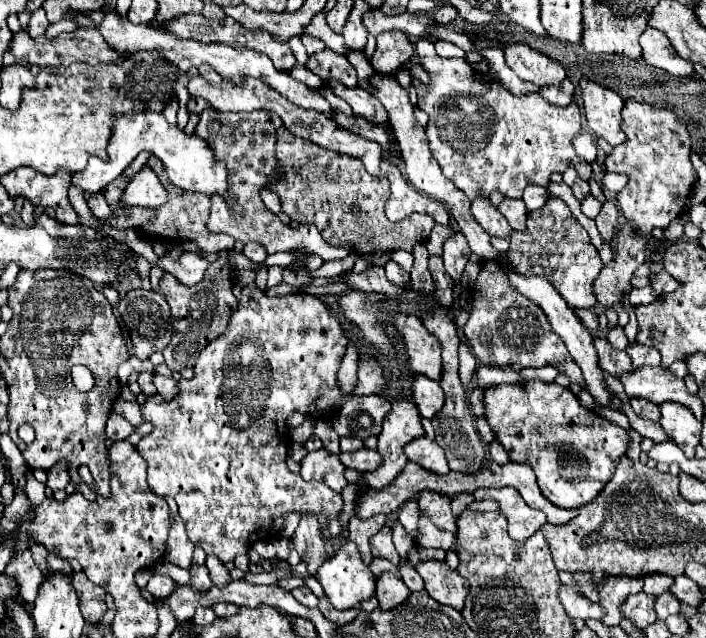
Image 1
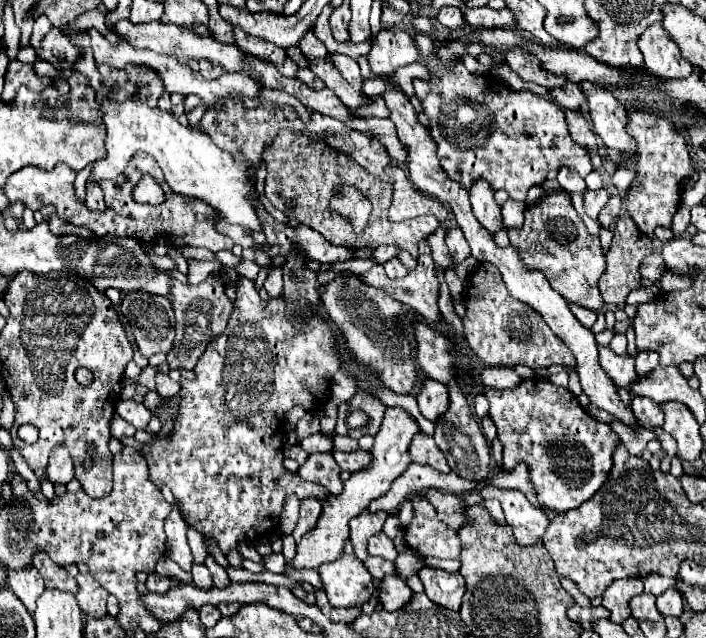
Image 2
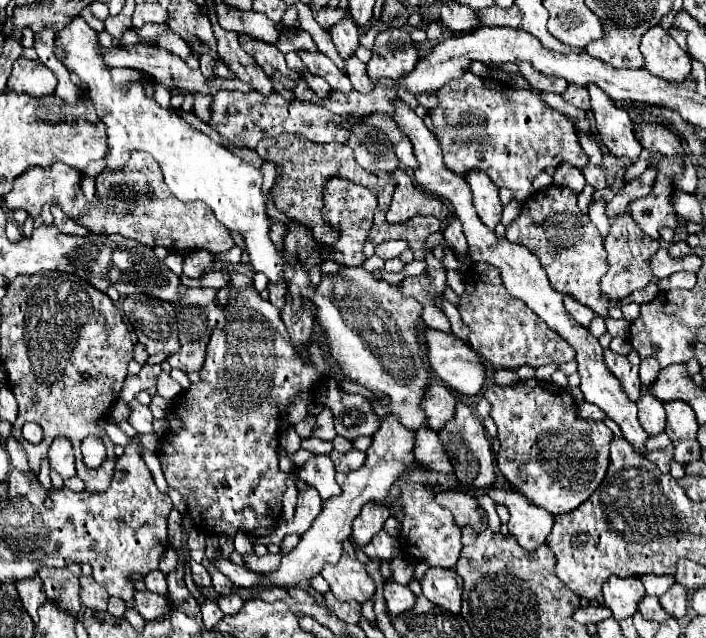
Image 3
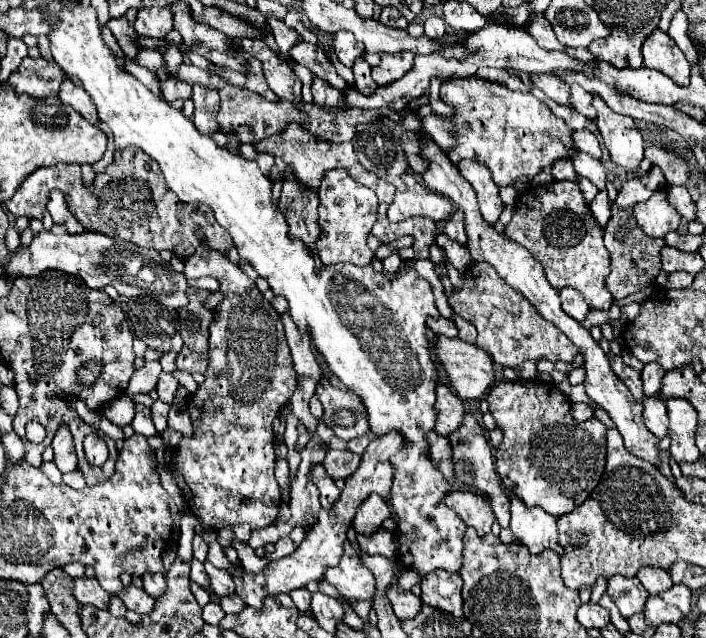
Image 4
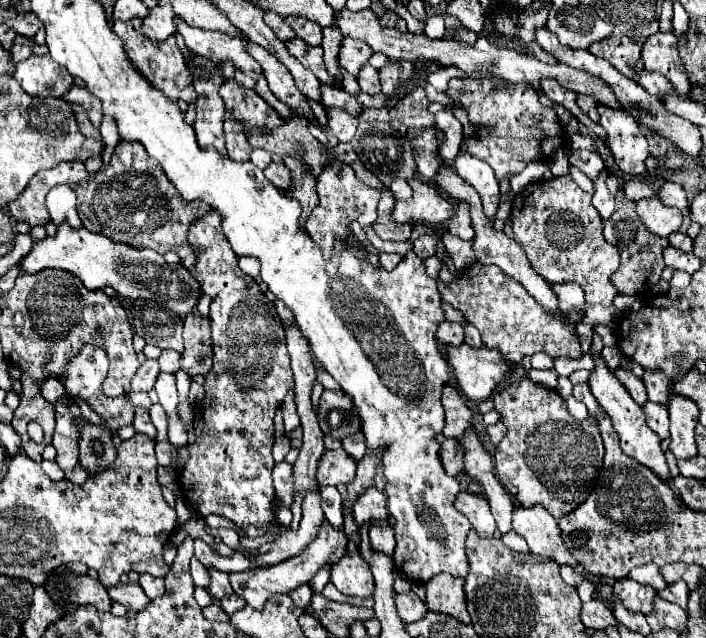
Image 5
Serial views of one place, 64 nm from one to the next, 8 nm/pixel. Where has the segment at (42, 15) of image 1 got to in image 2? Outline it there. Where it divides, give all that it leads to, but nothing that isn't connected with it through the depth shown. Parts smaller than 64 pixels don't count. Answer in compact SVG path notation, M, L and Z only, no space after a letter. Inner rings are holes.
M38 16L36 22L34 22L34 32L32 32L30 44L32 44L34 48L38 48L38 46L40 46L40 40L50 32L50 28L52 28L52 24L46 20L46 16Z

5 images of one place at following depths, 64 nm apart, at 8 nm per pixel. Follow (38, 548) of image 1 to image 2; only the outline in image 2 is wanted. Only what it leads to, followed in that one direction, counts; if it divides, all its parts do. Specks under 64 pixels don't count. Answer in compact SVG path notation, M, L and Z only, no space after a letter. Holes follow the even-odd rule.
M36 552L34 558L32 558L32 564L42 574L42 578L46 582L46 588L60 588L60 590L68 590L68 592L76 594L76 580L72 576L68 576L62 566L56 566L48 558L46 552Z

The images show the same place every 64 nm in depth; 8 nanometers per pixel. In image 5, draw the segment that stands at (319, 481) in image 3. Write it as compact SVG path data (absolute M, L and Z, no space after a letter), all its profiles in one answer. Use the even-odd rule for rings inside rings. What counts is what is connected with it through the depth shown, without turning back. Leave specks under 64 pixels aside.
M322 486L320 496L322 496L322 510L326 514L326 520L330 524L342 524L344 522L342 520L342 498L336 486Z

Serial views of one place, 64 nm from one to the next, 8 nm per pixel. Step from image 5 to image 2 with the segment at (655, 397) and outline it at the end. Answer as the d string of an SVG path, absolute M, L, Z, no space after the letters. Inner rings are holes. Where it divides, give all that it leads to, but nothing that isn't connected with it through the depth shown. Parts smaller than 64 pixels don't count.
M640 350L636 354L636 372L638 372L638 376L644 376L644 372L650 372L656 366L658 366L658 352Z

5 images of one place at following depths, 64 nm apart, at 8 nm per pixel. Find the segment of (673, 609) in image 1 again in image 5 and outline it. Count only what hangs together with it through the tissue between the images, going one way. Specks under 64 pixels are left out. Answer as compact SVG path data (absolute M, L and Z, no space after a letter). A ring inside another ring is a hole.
M676 582L676 584L666 586L664 590L658 592L658 596L664 598L664 600L668 600L668 602L678 604L678 606L684 608L684 610L688 610L688 596L690 596L690 590L688 590L688 586L686 586L684 582Z

